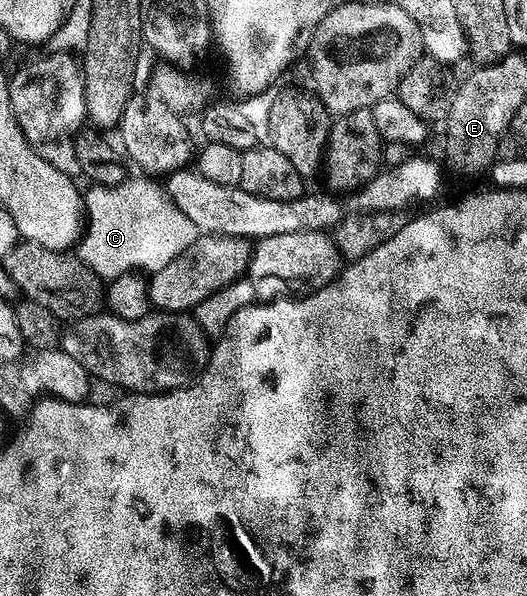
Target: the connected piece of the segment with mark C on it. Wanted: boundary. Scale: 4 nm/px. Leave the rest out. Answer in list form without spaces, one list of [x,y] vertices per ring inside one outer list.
[[[144,175],[138,176],[142,177],[136,177],[134,179],[133,177],[128,177],[122,183],[114,186],[91,186],[91,190],[87,193],[87,195],[85,192],[85,195],[83,196],[82,200],[84,210],[84,230],[76,247],[76,255],[78,259],[82,262],[83,266],[91,274],[96,273],[100,278],[104,279],[103,281],[119,280],[120,278],[131,274],[128,272],[142,268],[144,265],[144,257],[162,257],[158,259],[169,259],[172,257],[178,257],[188,247],[190,247],[192,243],[195,242],[195,239],[198,236],[200,236],[198,228],[194,223],[192,223],[192,219],[184,215],[182,211],[180,211],[173,203],[171,203],[170,199],[165,195],[165,190],[159,184],[157,186],[154,182],[152,182],[155,180],[152,180],[151,178],[148,178]]]

